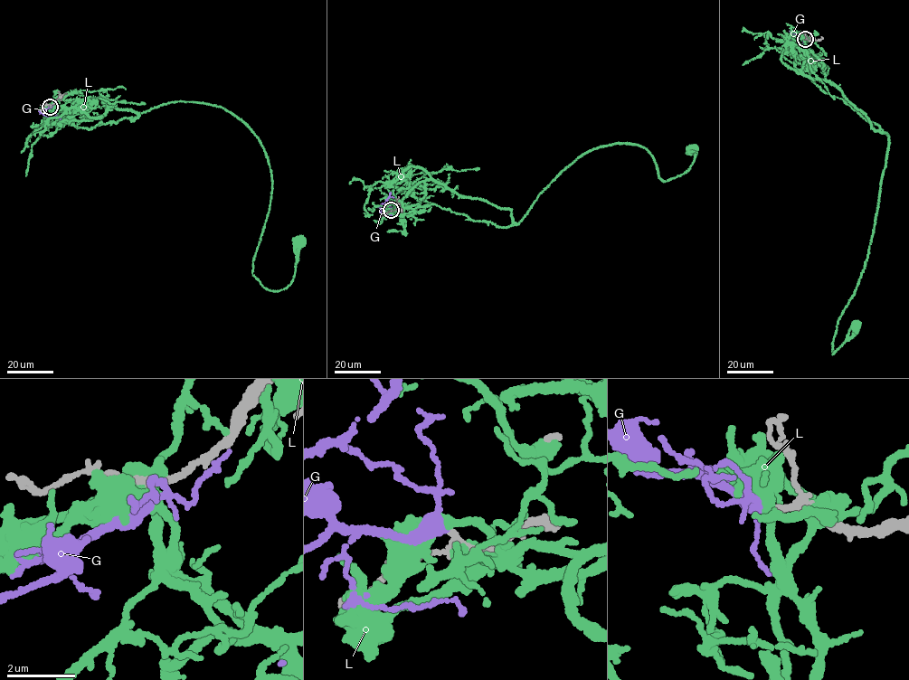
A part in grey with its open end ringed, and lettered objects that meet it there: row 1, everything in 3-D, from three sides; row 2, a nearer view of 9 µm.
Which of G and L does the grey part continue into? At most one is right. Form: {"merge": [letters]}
{"merge": ["G"]}

